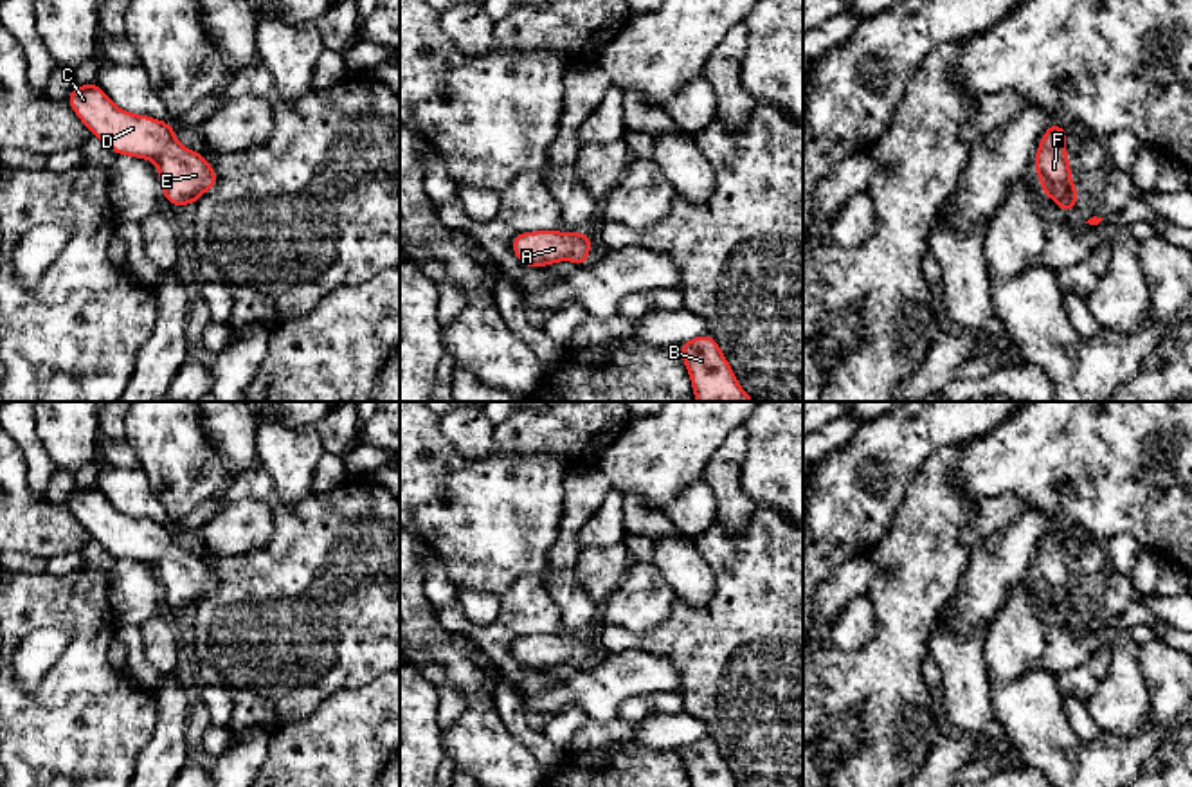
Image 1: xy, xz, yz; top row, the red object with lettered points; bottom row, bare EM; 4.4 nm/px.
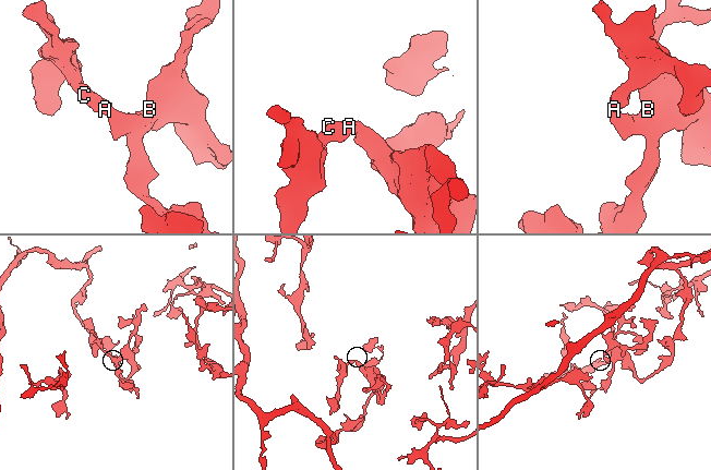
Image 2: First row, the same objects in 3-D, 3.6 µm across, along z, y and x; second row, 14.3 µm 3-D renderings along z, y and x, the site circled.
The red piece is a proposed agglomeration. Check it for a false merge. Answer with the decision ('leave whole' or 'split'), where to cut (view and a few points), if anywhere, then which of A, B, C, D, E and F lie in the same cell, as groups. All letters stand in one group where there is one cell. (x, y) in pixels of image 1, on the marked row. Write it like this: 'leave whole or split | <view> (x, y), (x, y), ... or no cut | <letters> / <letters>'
leave whole | no cut | A B C D E F

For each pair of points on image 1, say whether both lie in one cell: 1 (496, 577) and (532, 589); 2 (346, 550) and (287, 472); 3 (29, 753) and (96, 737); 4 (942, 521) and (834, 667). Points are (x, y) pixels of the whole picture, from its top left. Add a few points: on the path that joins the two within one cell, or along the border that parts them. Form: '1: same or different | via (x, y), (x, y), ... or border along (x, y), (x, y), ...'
1: different | border along (542, 573), (521, 575), (499, 597)
2: different | border along (312, 492), (296, 505), (279, 501)
3: same | via (45, 748), (67, 748), (80, 737)
4: same | via (921, 564), (906, 597), (903, 624), (877, 649)

